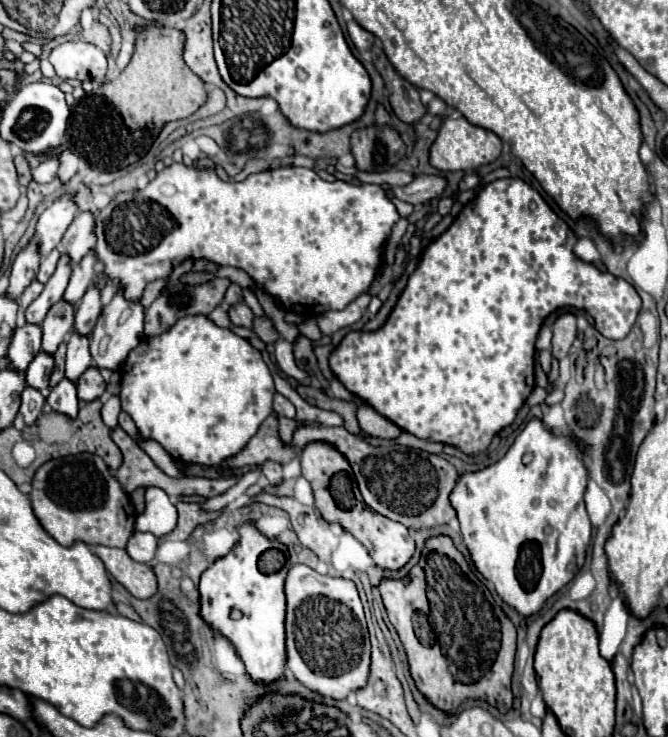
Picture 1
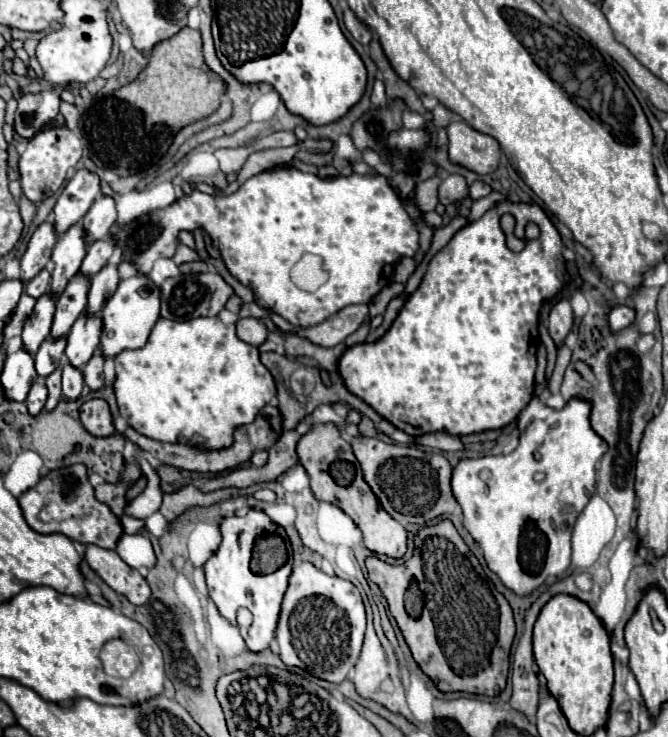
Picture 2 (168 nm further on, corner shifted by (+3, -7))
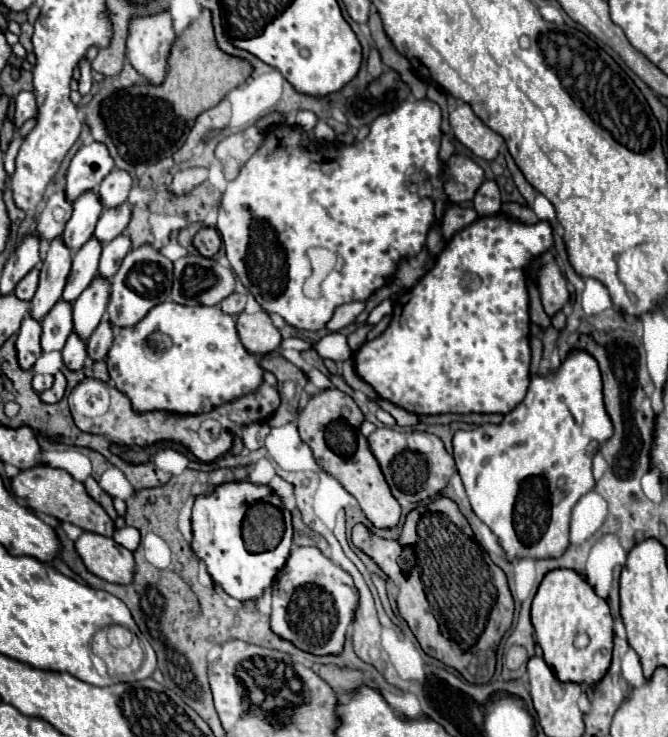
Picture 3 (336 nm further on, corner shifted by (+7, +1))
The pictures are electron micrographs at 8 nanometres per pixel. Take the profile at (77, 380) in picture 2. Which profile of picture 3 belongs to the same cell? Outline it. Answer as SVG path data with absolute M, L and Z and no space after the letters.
M74 332L68 336L66 346L62 348L62 360L66 364L68 370L72 372L80 372L86 360L86 342L80 340Z

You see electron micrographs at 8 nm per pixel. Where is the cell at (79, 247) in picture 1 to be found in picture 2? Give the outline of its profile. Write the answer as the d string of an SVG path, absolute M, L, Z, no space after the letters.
M98 196L90 206L88 214L82 220L82 228L86 230L86 242L104 240L112 226L116 224L116 204L112 196Z

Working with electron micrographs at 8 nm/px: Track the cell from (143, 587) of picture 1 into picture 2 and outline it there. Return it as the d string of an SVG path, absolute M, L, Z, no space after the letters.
M88 544L86 548L86 554L84 554L88 566L118 594L126 596L132 604L144 604L148 598L150 598L150 586L148 582L142 578L142 574L136 570L136 568L130 568L114 550L106 550L106 548L100 548L100 546L94 546L94 544Z

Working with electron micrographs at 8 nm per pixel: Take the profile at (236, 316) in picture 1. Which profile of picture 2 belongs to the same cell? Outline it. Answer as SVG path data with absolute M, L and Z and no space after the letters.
M240 318L236 324L236 332L242 342L252 346L260 346L268 338L268 328L258 318Z

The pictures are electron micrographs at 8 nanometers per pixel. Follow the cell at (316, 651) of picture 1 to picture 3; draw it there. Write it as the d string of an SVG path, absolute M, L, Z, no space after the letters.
M294 546L286 566L276 576L276 582L272 586L272 616L270 616L270 626L272 626L272 632L276 636L280 636L282 640L288 640L298 650L310 652L314 656L338 656L338 654L342 654L348 626L356 618L358 600L360 600L358 598L358 590L356 590L356 586L352 582L352 576L346 570L342 570L336 564L332 564L314 546Z

